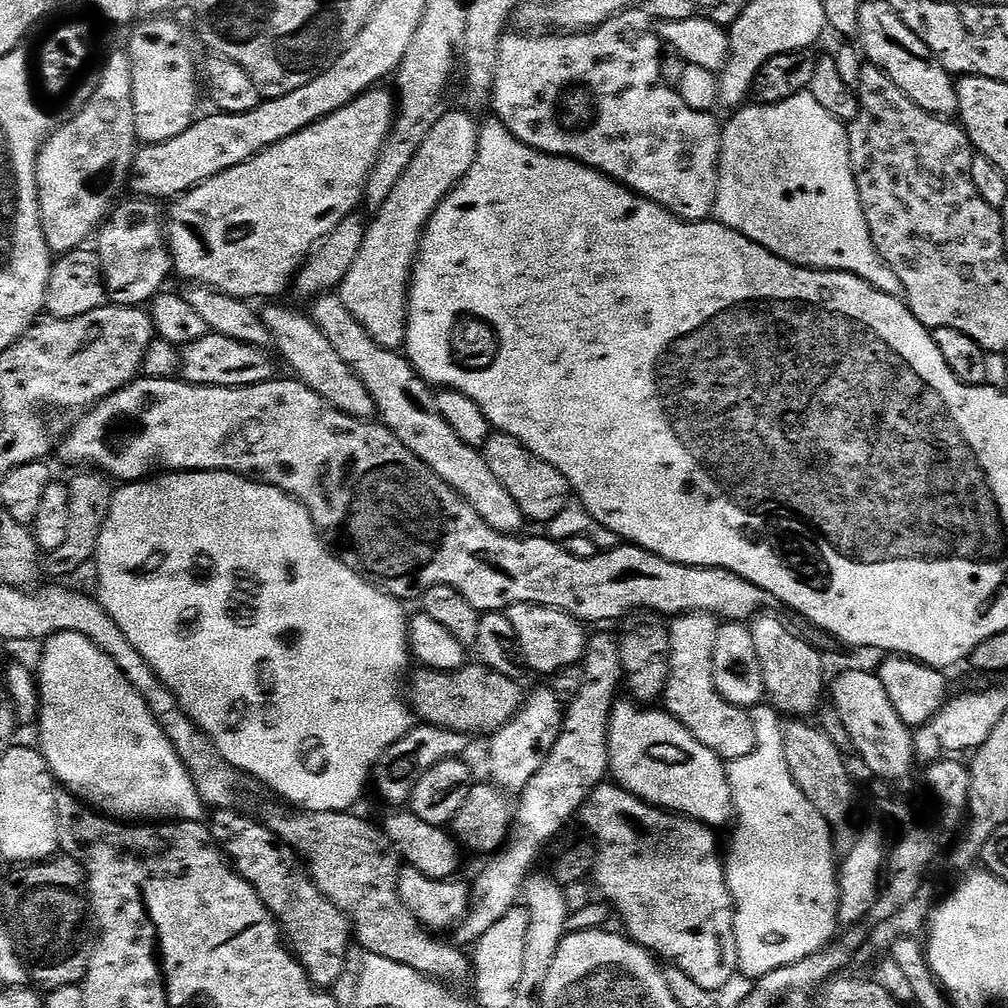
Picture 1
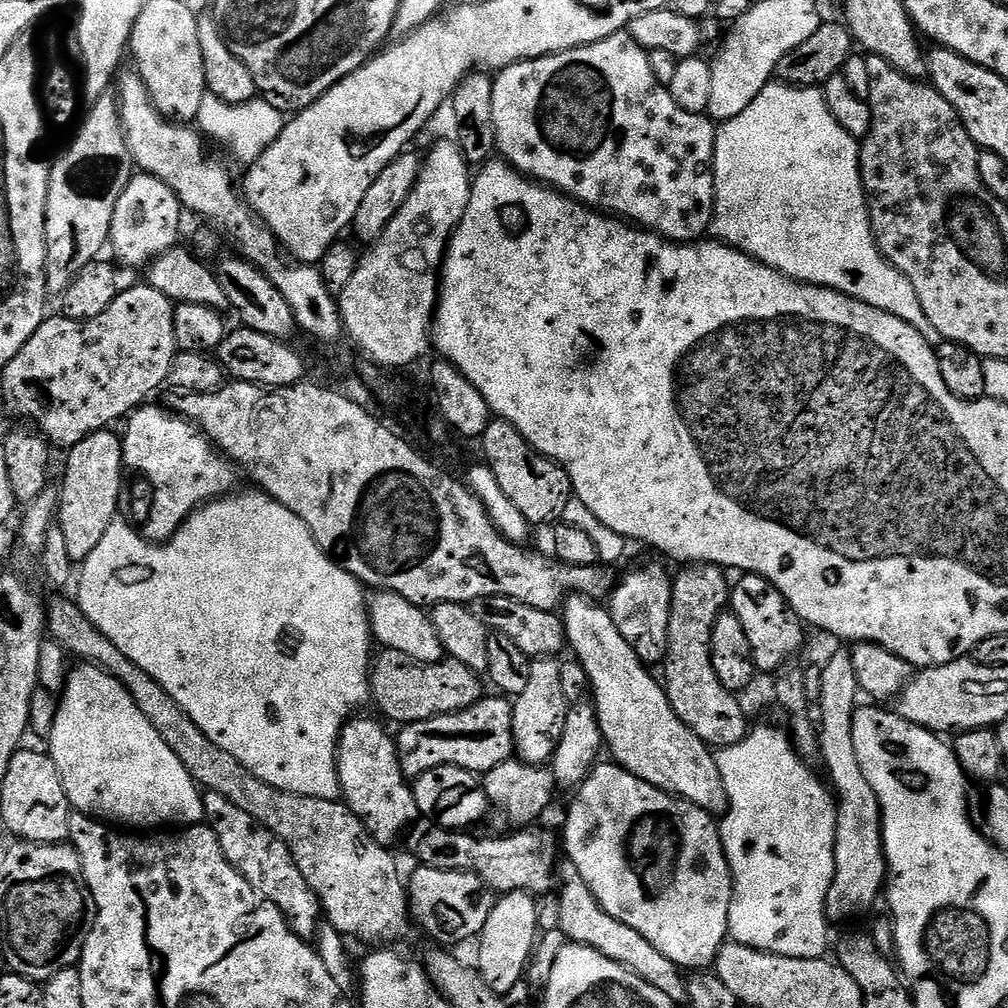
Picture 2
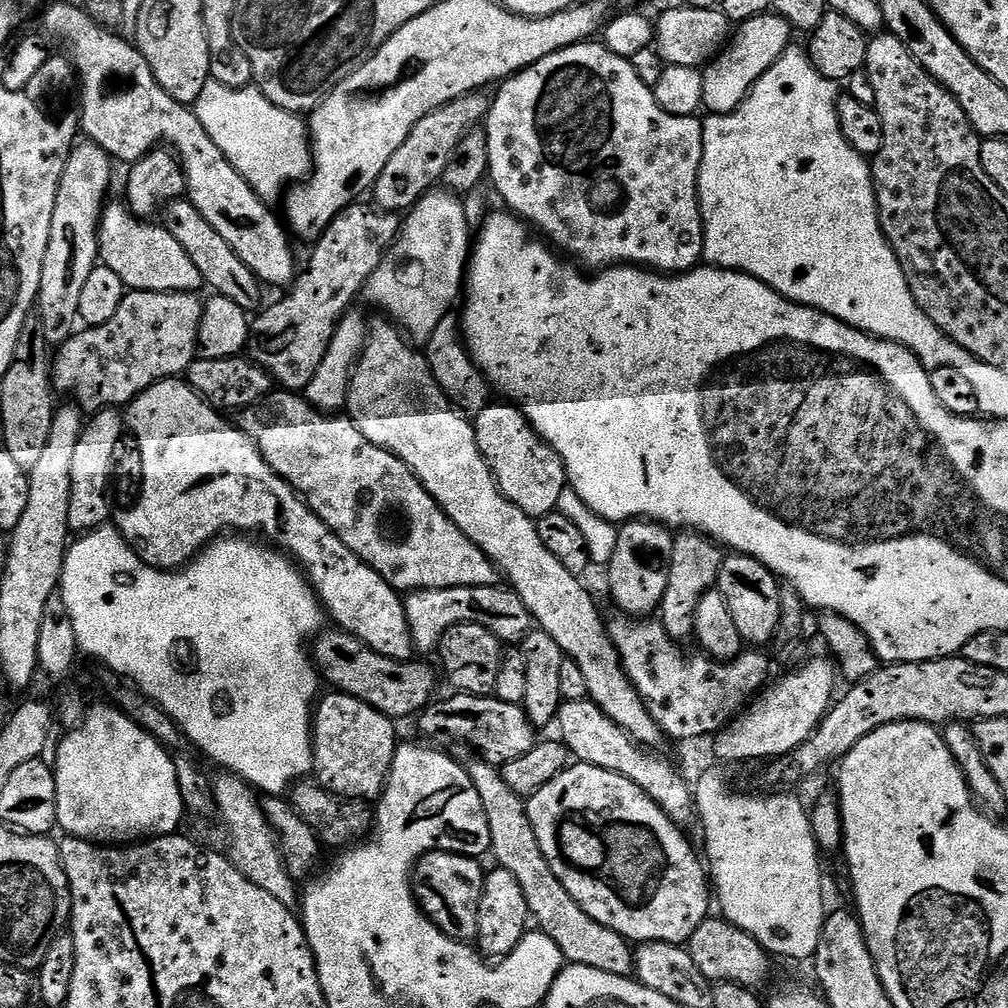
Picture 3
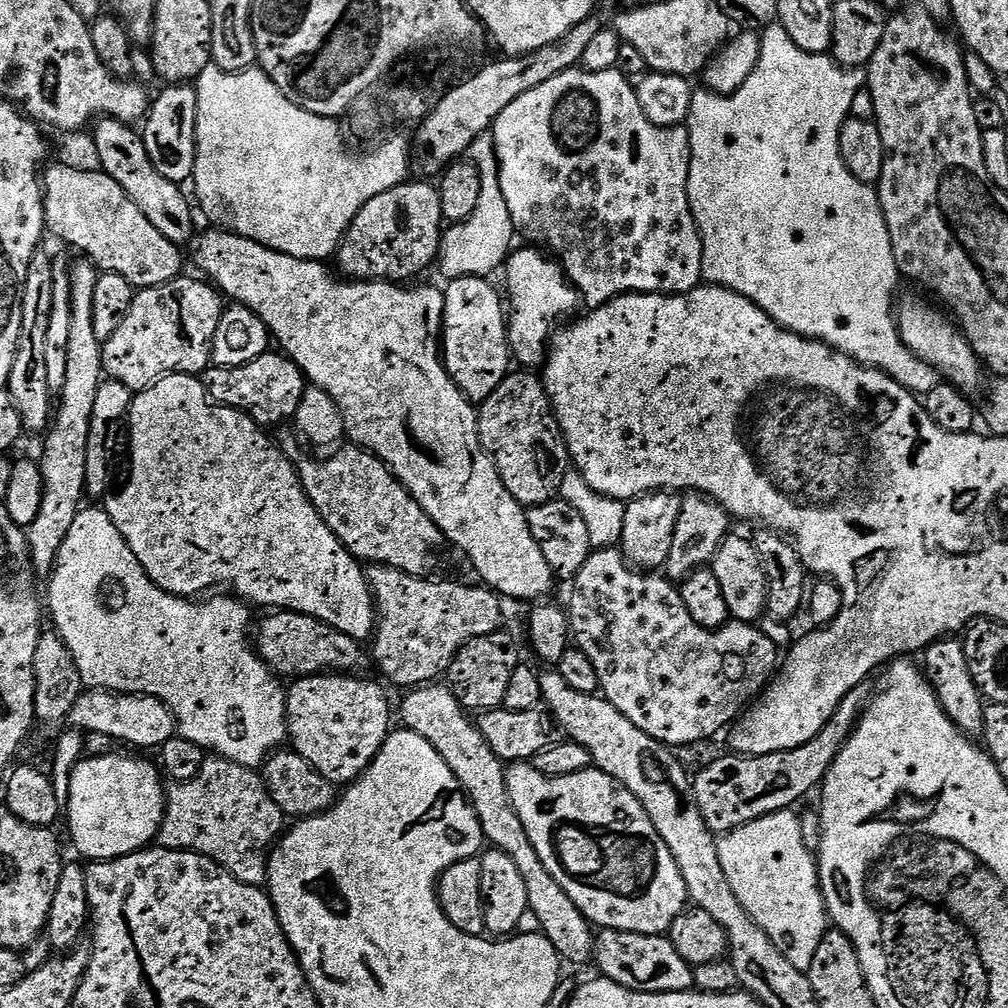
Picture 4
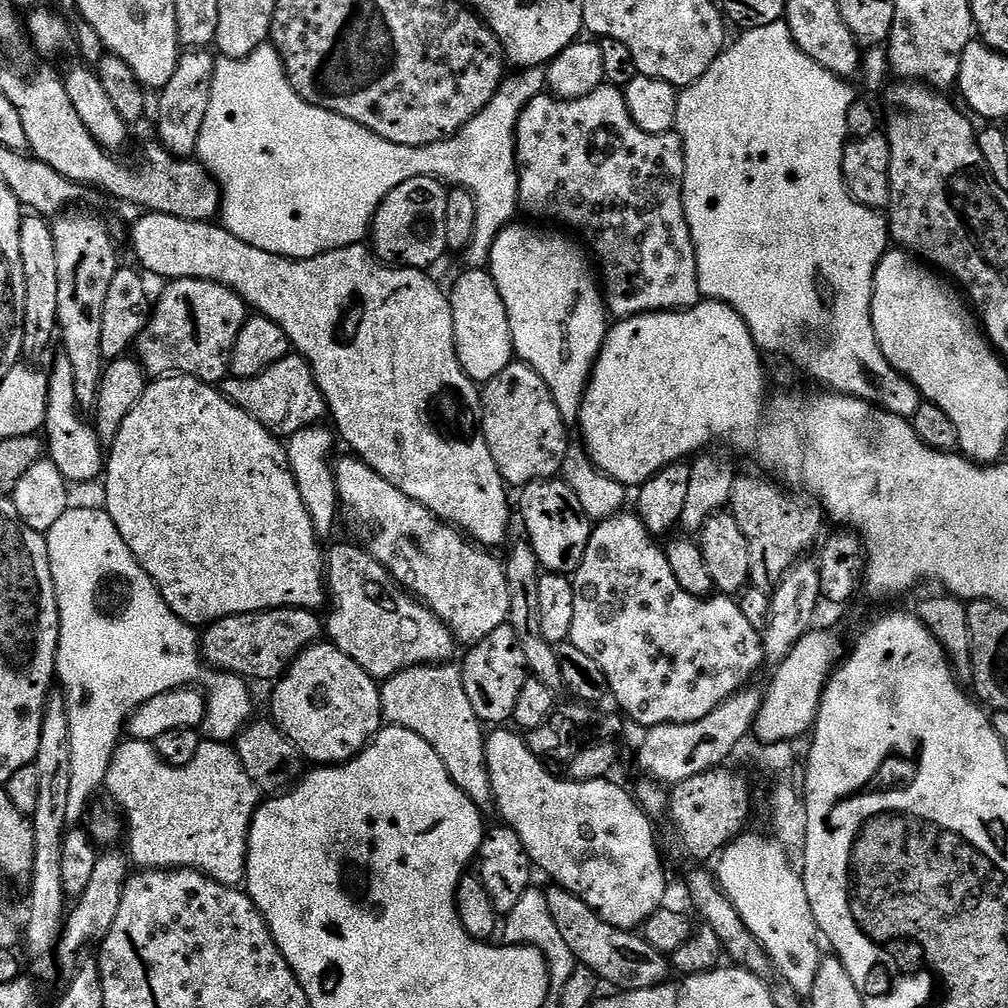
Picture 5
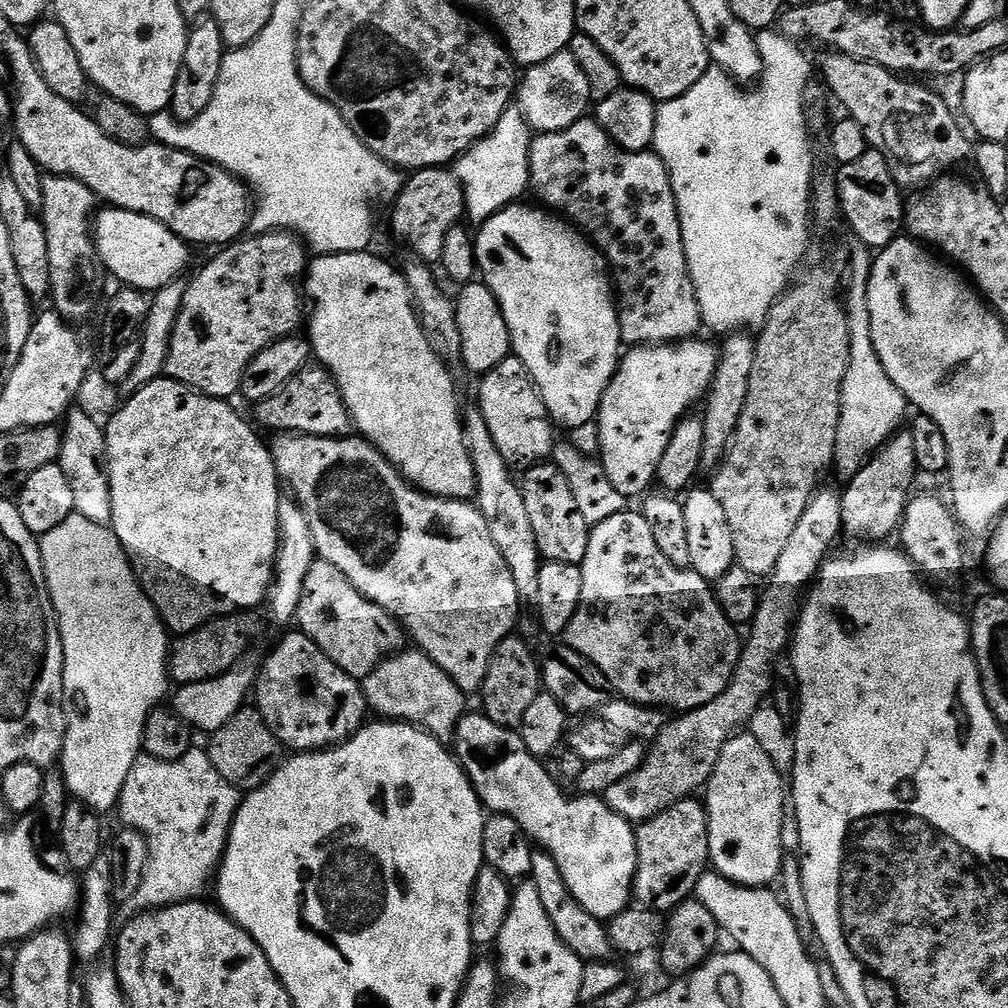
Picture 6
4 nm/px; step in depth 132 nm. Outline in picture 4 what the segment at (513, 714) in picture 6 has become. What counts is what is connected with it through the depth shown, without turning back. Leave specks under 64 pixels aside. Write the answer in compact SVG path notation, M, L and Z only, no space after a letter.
M508 630L491 632L482 638L466 642L466 646L457 650L454 662L446 673L446 684L469 713L488 712L503 705L510 678L520 663L522 656L516 649L515 638L508 633Z

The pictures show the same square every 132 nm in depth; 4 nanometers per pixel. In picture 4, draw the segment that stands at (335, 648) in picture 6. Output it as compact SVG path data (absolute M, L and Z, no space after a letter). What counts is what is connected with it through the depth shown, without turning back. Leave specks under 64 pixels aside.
M387 566L369 567L366 575L376 602L376 630L370 641L370 656L374 664L376 660L381 674L385 676L383 679L389 685L397 684L403 690L411 690L439 681L454 662L457 650L466 646L466 642L505 627L501 597L487 586L475 588L472 584L459 584L456 580L428 580L424 576L411 576Z

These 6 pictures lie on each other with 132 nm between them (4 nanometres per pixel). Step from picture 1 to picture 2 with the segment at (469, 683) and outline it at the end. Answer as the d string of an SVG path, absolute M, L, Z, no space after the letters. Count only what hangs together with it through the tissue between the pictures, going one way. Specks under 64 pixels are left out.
M385 648L377 651L372 661L370 669L370 700L373 705L376 703L380 707L381 714L379 713L379 715L385 721L393 720L396 726L403 726L429 720L442 714L454 714L474 706L486 692L486 689L480 685L480 680L481 677L474 670L462 666L462 662L457 660L445 658L433 664L416 664L410 658L406 658L406 654L402 654L398 650Z

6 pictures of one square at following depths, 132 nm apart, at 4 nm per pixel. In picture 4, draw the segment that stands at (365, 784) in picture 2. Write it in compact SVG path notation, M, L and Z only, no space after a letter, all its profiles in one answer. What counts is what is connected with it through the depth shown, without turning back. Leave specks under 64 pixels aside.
M317 674L315 676L302 676L295 681L293 688L287 689L288 697L288 740L290 741L291 751L297 752L302 758L306 758L306 762L310 762L310 766L314 766L314 770L318 770L318 774L322 774L322 778L326 778L332 784L337 786L347 786L352 781L358 779L367 768L374 762L374 758L378 754L378 750L382 750L382 746L388 741L390 729L394 724L394 708L388 705L388 696L384 693L385 685L383 683L375 684L372 680L359 680L361 677L356 674Z

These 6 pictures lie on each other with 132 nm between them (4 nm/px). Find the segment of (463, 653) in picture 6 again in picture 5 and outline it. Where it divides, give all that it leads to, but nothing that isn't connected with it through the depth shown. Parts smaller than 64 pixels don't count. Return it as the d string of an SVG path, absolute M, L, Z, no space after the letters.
M347 454L335 461L336 495L342 516L365 540L366 550L387 570L405 592L416 597L451 631L464 646L476 645L492 630L508 623L510 614L510 590L506 582L504 565L487 548L480 547L454 524L440 520L426 506L414 502L402 490L398 490L386 478L382 478L367 462Z

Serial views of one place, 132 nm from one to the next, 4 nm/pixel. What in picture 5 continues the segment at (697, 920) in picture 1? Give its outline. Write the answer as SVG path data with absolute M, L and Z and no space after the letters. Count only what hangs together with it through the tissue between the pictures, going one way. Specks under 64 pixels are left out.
M508 730L489 731L484 741L484 745L486 746L486 760L488 762L488 769L490 770L490 782L492 783L494 808L495 811L500 811L500 816L504 819L501 821L507 827L513 828L518 834L518 838L522 838L522 846L526 846L528 857L532 859L533 865L539 871L541 868L552 879L552 882L555 882L570 894L582 898L582 902L586 902L586 906L590 906L590 910L594 910L610 926L627 928L629 930L639 929L656 911L665 907L666 900L664 900L664 895L668 892L668 876L664 873L663 862L660 861L660 848L656 845L656 832L652 829L653 821L650 819L648 813L640 807L629 789L627 792L626 789L619 788L616 784L611 784L613 782L611 779L605 778L603 780L595 780L594 782L578 782L571 778L559 780L558 777L551 776L544 769L545 761L532 753L528 748L525 737L519 731L504 731Z

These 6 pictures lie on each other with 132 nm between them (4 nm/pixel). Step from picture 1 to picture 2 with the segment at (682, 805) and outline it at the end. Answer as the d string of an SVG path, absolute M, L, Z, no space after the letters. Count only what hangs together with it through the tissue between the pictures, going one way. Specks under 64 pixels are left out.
M575 594L568 597L562 605L562 619L564 621L564 639L567 647L572 648L571 655L579 660L586 670L592 687L591 699L596 709L596 720L600 723L600 732L604 735L607 751L612 751L611 759L619 764L631 776L642 778L650 782L663 792L678 796L681 800L688 800L699 808L705 808L713 814L723 814L728 811L728 795L716 765L713 749L701 742L691 730L674 714L664 693L663 683L651 676L649 669L634 654L630 642L622 638L618 626L614 626L614 618L608 613L607 607L601 606L597 601L587 596Z

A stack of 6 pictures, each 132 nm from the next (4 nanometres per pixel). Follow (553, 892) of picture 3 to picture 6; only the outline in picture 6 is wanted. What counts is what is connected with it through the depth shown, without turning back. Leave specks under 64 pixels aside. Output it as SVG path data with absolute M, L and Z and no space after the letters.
M401 650L393 655L388 656L385 660L382 661L374 671L370 673L370 675L364 677L362 683L364 685L364 697L366 698L366 702L368 703L369 709L374 713L377 712L377 717L383 718L388 722L403 722L405 724L410 724L418 728L424 729L425 732L429 732L430 735L435 736L437 740L441 742L448 742L453 739L456 727L458 726L458 722L462 717L466 714L466 707L464 708L464 699L466 699L466 693L463 688L459 688L454 682L454 678L450 676L446 672L446 670L442 670L442 666L438 666L438 662L434 662L431 658L425 654L425 652L421 652L419 650L413 650L413 652L408 652L409 650Z

